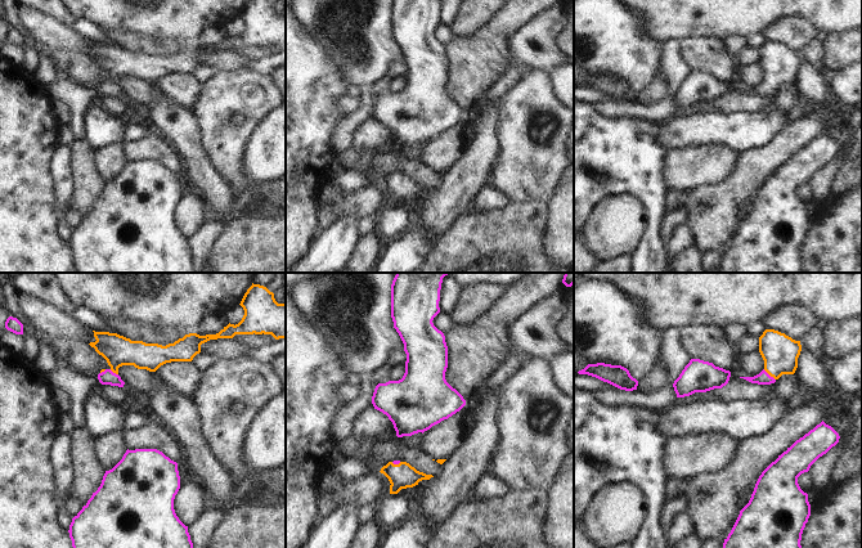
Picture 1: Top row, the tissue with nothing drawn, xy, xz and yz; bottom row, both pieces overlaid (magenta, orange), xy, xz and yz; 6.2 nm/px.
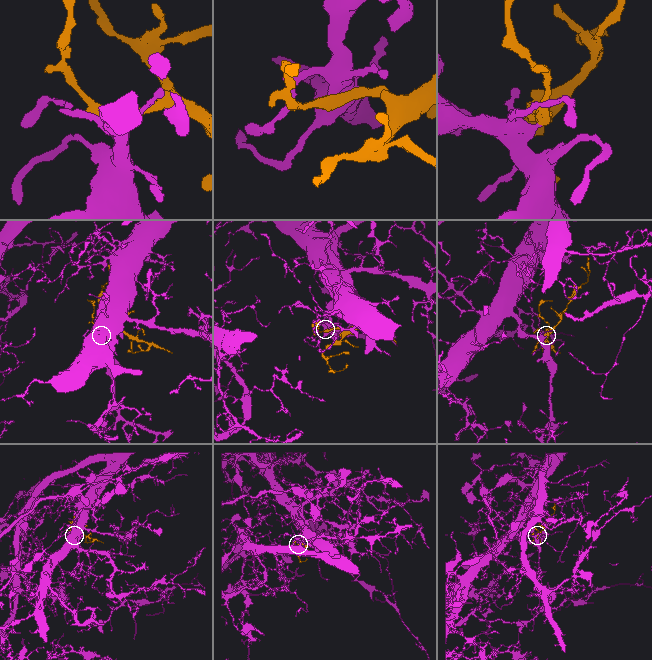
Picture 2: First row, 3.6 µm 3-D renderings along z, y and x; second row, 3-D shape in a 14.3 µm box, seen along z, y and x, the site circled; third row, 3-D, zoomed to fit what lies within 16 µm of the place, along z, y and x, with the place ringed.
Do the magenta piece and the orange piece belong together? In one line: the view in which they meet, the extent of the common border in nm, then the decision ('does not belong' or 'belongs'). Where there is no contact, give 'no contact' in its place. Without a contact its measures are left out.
contact in yz; length 100 nm; belongs

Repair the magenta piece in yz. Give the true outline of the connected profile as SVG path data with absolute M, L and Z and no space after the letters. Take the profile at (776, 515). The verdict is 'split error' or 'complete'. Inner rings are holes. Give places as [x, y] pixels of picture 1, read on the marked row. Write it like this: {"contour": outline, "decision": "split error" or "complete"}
{"contour": "M822 421L778 455L759 476L723 548L802 548L811 504L798 477L839 439L839 434Z", "decision": "complete"}

